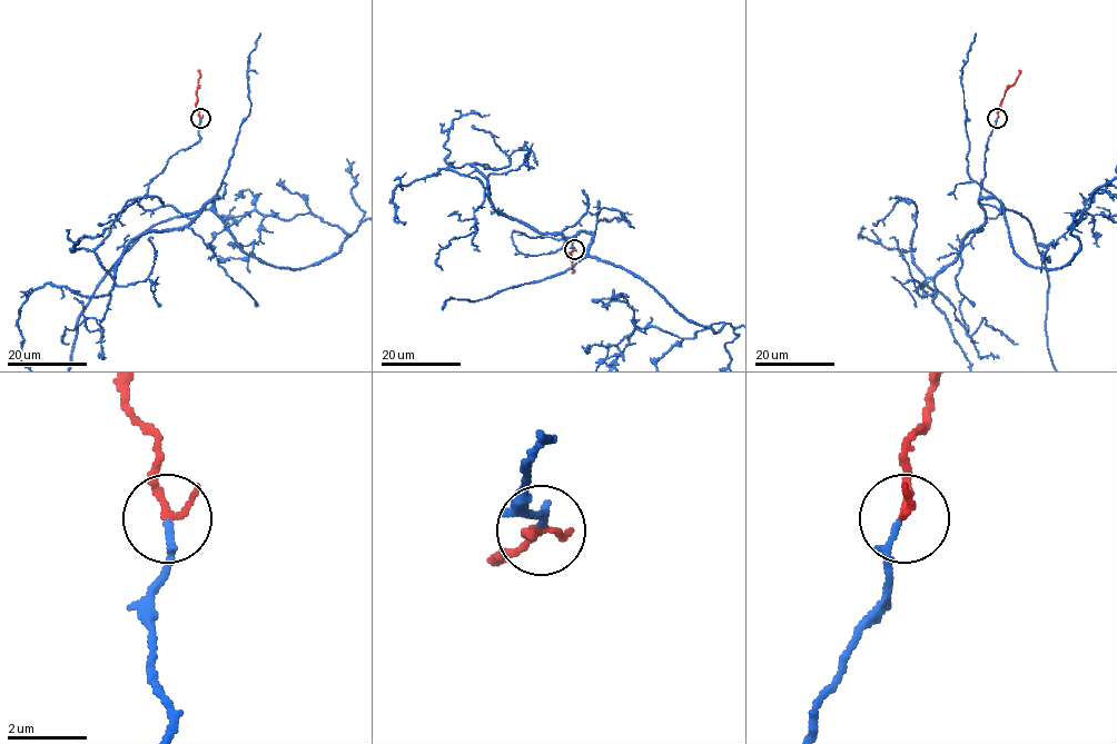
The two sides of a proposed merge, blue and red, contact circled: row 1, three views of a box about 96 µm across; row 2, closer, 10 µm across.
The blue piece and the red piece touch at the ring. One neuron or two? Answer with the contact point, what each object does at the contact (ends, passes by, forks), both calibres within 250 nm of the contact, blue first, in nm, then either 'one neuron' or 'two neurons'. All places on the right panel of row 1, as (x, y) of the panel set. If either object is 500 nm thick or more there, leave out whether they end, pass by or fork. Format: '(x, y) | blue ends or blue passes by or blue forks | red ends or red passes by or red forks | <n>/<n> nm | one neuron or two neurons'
(997, 118) | blue ends | red ends | 150/200 nm | one neuron

